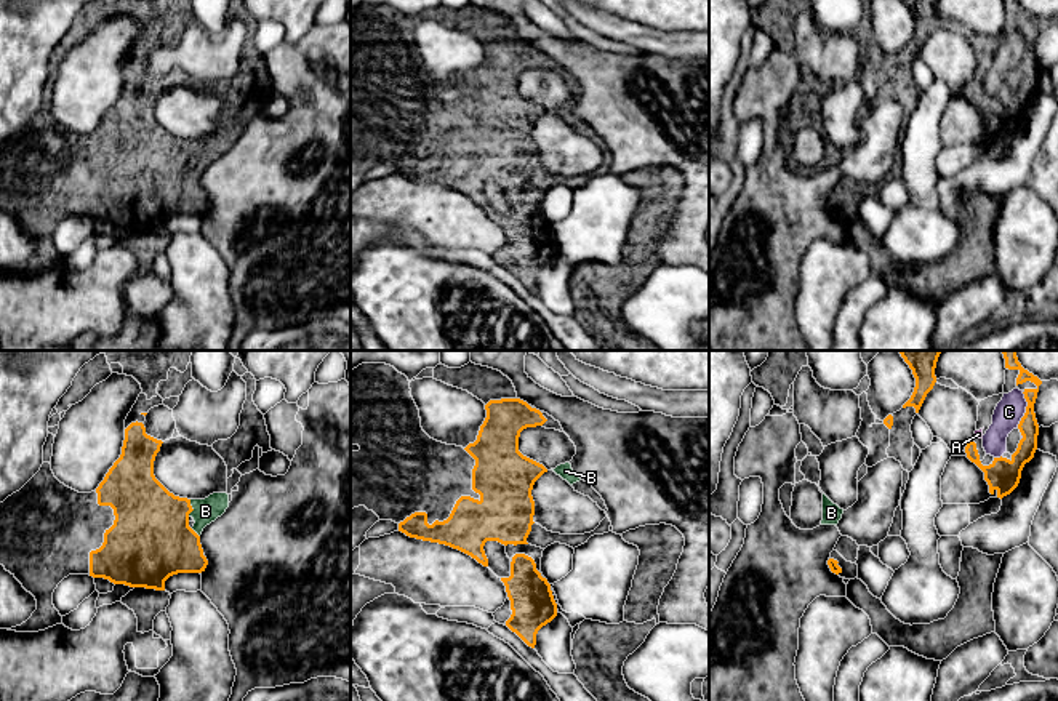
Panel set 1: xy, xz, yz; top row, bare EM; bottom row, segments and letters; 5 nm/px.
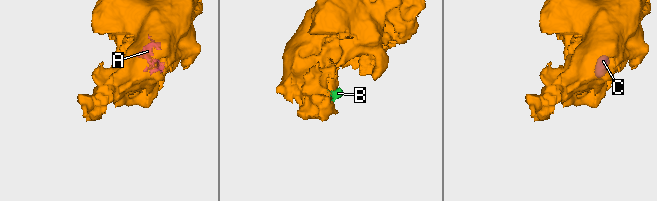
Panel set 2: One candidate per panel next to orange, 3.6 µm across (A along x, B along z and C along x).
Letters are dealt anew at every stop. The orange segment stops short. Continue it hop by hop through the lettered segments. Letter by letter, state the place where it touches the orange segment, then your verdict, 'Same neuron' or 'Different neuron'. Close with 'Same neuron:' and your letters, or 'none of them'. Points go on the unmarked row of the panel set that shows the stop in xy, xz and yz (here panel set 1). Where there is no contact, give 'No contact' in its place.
A: Touches orange at yz (1023, 79). Same neuron
B: Touches orange at xy (191, 149). Same neuron
C: Touches orange at yz (1026, 52). Different neuron
Same neuron: A, B

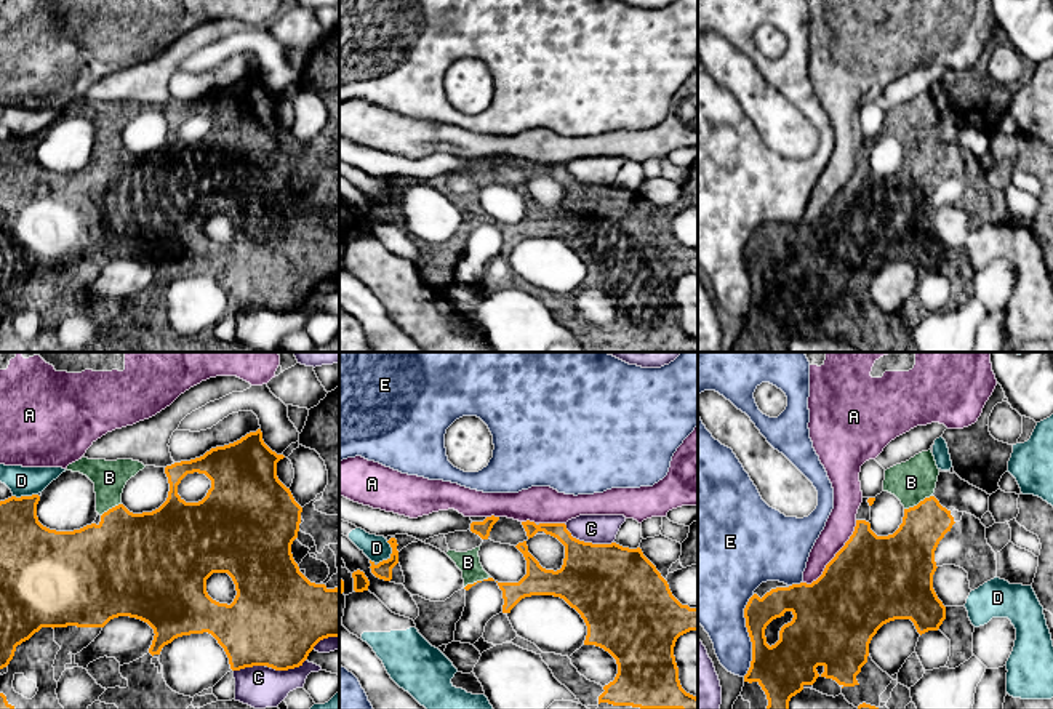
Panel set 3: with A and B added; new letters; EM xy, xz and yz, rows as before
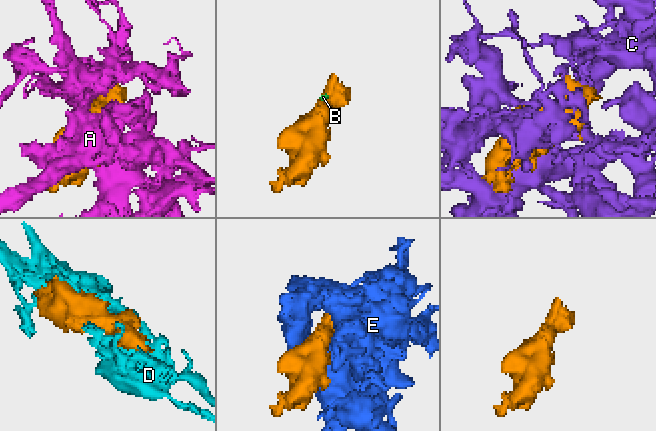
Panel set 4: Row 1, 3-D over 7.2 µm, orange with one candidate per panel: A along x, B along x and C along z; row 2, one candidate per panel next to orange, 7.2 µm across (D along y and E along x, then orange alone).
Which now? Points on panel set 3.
A: Touches orange at yz (834, 199). Different neuron
B: Touches orange at yz (919, 144). Same neuron
C: Touches orange at xz (588, 184). Different neuron
D: Touches orange at xz (391, 196). Different neuron
E: Touches orange at yz (749, 277). Different neuron
Same neuron: B

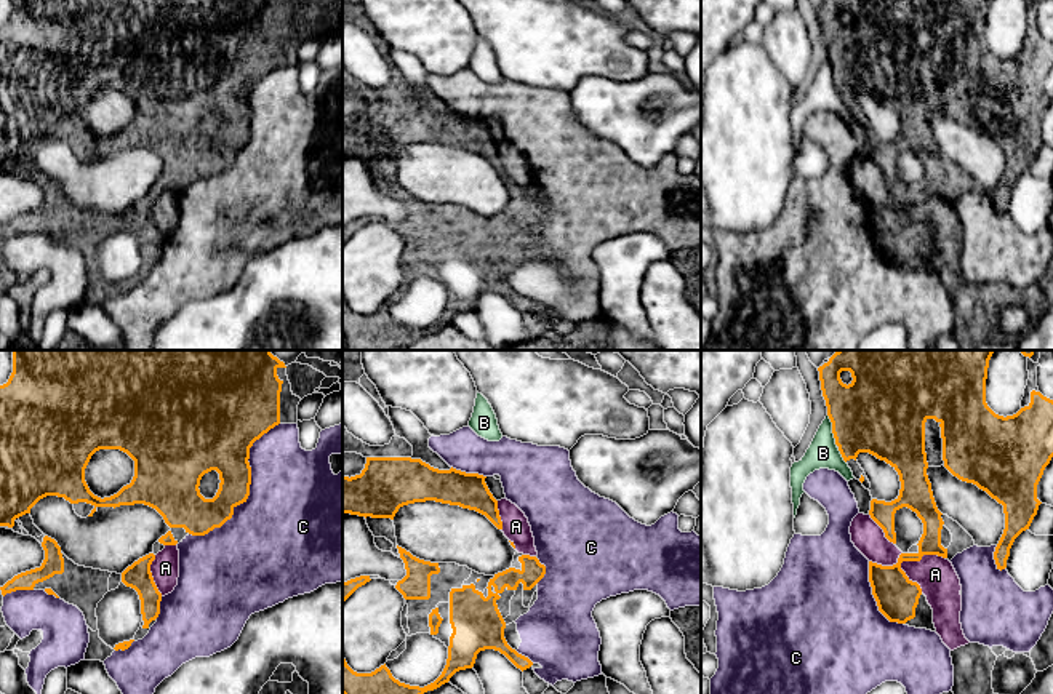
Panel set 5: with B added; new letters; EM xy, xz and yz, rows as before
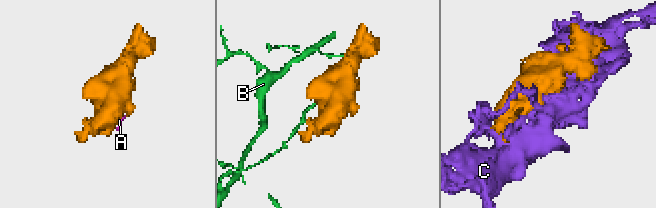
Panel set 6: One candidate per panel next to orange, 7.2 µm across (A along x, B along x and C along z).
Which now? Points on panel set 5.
A: Touches orange at yz (906, 202). Different neuron
B: Touches orange at yz (832, 72). Different neuron
C: Touches orange at xy (248, 131). Different neuron
Same neuron: none of them

